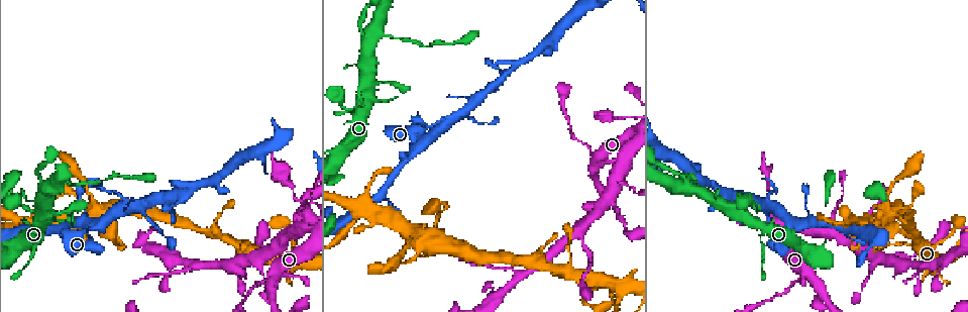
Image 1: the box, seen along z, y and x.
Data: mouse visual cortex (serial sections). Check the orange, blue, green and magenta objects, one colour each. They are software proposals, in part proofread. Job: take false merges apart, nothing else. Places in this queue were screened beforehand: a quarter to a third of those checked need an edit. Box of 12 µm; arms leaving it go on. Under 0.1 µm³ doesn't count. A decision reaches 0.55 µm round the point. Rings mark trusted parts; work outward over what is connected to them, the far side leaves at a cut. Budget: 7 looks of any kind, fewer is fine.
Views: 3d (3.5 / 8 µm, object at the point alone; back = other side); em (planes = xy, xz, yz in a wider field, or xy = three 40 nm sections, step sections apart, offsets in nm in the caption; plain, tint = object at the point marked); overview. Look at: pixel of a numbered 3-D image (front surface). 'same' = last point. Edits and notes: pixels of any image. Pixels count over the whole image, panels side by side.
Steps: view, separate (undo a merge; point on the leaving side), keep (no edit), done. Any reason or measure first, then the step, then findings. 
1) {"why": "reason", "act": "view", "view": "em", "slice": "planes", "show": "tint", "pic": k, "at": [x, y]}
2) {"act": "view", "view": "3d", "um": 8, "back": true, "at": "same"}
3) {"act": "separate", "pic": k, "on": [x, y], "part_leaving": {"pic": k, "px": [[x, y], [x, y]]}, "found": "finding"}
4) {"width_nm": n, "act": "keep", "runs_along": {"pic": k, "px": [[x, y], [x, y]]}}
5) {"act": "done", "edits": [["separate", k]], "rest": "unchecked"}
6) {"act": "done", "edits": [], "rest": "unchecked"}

{"why": "narrows sharply", "act": "view", "view": "3d", "um": 8, "pic": 1, "at": [439, 210]}

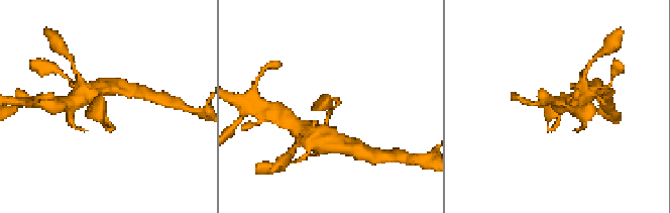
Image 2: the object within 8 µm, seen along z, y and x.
{"why": "closer look", "act": "view", "view": "3d", "um": 3.5, "pic": 2, "at": [326, 111]}

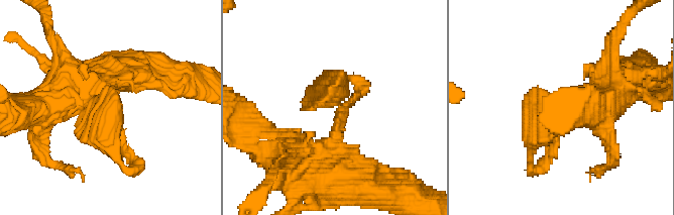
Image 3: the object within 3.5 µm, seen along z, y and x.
{"act": "view", "view": "em", "slice": "xy", "step": 3, "show": "tint", "pic": 3, "at": [115, 116]}

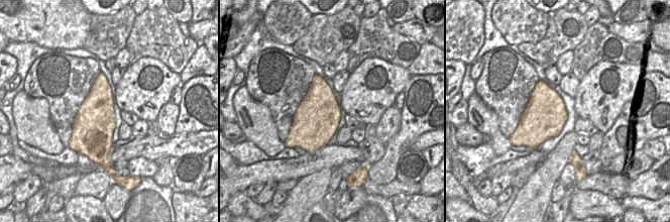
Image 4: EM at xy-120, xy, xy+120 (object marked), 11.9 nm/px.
{"act": "keep", "runs_along": {"pic": 3, "px": [[605, 86], [548, 116], [530, 164]]}, "found": "one cell here"}

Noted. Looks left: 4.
{"why": "thick turns thin", "act": "view", "view": "3d", "um": 3.5, "pic": 1, "at": [390, 38]}

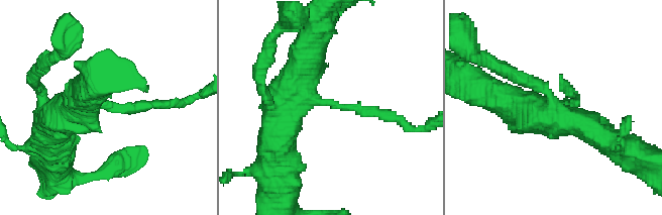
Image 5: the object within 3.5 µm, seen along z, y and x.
{"why": "shape alone is not enough", "act": "view", "view": "em", "slice": "xy", "step": 3, "show": "tint", "pic": 5, "at": [333, 106]}

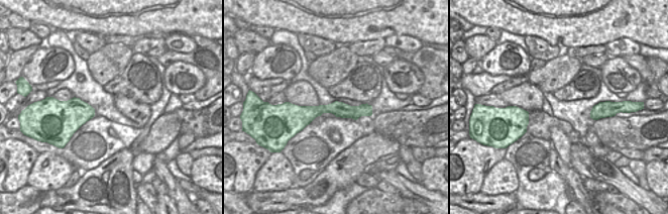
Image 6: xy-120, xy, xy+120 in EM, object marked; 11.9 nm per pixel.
{"why": "another direction", "act": "view", "view": "em", "slice": "xy", "step": 5, "show": "tint", "at": "same"}

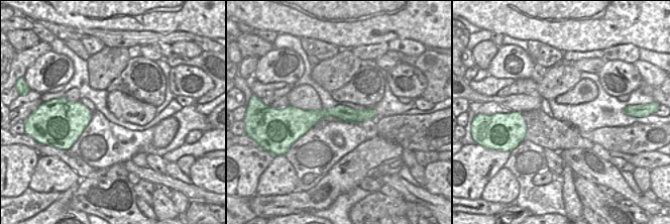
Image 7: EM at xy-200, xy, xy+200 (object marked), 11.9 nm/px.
{"act": "separate", "pic": 5, "on": [132, 109], "part_leaving": {"pic": 5, "px": [[103, 106], [125, 109], [190, 100]]}, "found": "a second cell is stuck on"}

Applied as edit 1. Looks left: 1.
{"act": "done", "edits": [["separate", 5]], "rest": "unchecked"}

